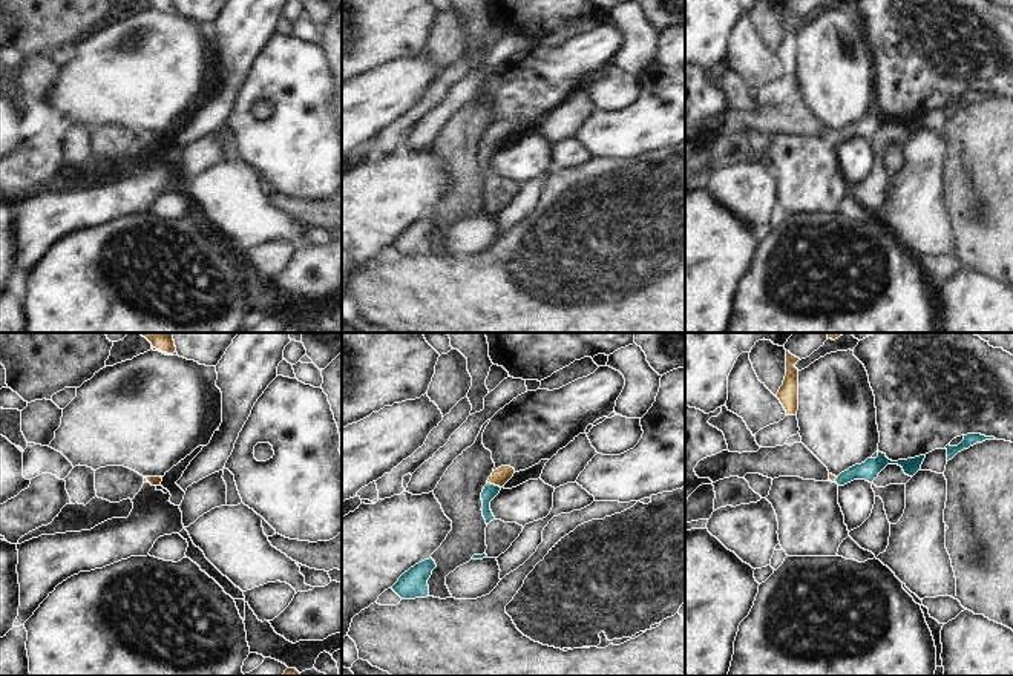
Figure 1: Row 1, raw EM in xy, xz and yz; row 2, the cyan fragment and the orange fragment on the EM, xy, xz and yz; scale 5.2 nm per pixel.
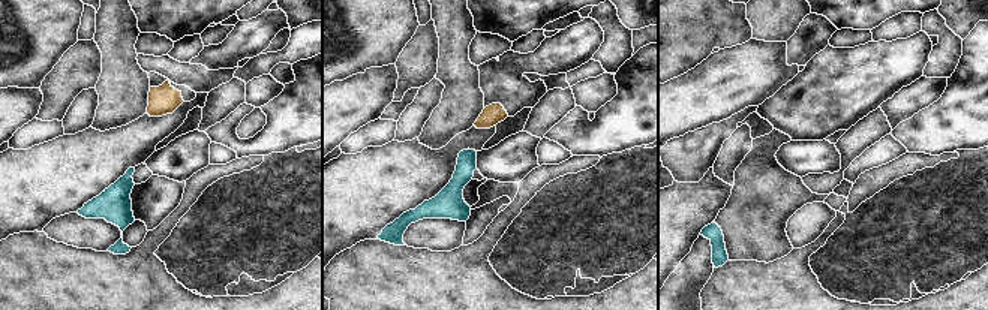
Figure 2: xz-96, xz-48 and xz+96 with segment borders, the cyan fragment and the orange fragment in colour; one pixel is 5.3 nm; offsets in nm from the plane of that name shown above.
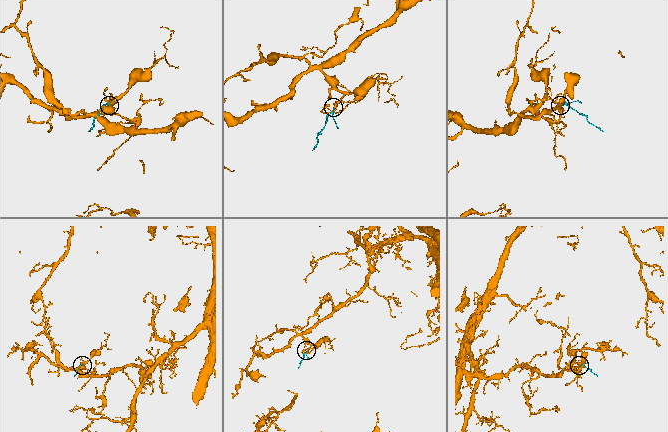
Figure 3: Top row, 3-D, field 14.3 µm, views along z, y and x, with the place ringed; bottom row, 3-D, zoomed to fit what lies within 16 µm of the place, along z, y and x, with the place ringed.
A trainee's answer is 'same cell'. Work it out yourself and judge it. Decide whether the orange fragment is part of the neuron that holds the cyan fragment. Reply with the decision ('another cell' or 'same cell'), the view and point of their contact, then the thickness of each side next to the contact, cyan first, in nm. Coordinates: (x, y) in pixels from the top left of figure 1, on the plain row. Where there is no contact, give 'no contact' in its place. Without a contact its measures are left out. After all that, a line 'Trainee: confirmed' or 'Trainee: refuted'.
same cell | xz (494, 141) | 80/90 nm
Trainee: confirmed

